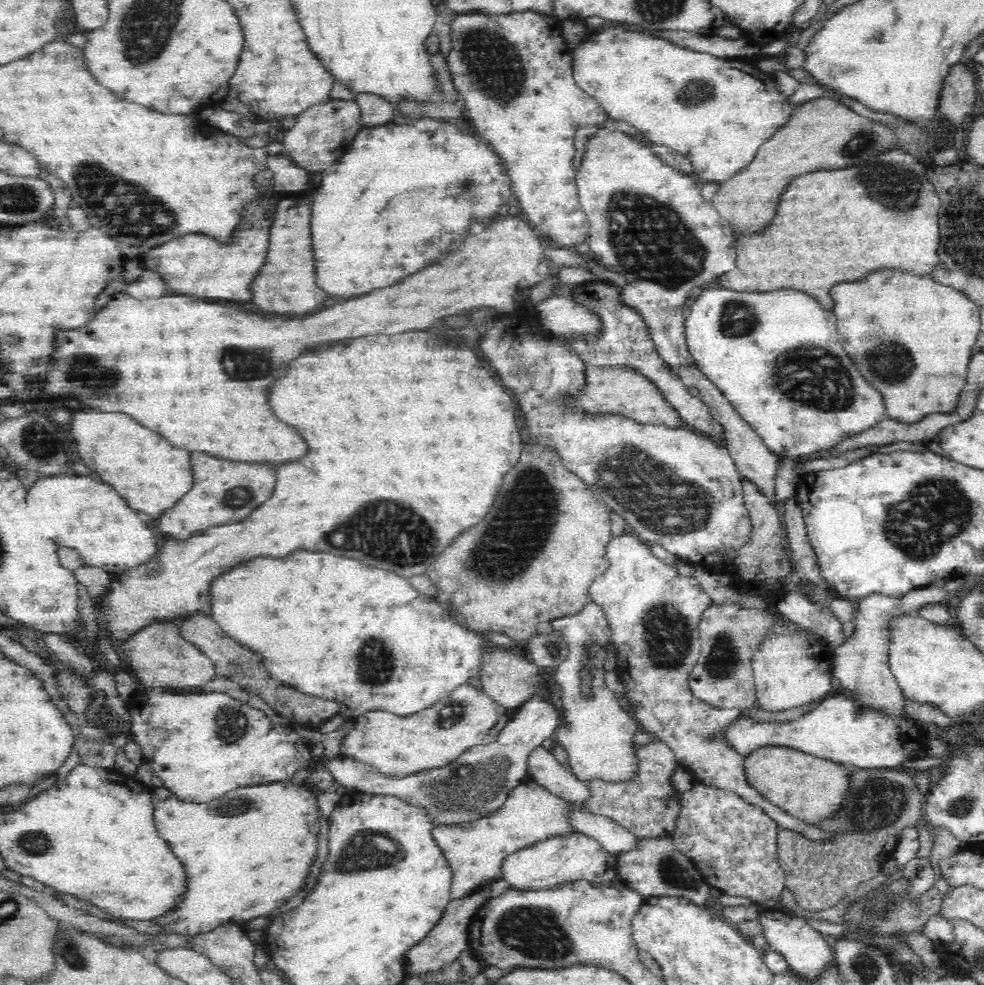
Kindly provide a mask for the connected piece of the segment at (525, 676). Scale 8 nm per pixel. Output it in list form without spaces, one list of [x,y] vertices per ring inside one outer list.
[[[488,646],[482,654],[482,661],[482,690],[498,706],[514,711],[538,694],[541,672],[528,660],[517,658],[502,648]]]

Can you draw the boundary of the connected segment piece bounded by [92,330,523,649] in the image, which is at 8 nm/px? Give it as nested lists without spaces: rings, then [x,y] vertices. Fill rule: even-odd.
[[[402,332],[394,336],[374,336],[374,338],[358,338],[358,342],[344,342],[336,344],[328,350],[322,350],[320,354],[304,354],[302,358],[292,362],[292,368],[288,374],[274,384],[270,404],[280,420],[290,424],[298,434],[304,436],[304,440],[310,446],[310,454],[302,458],[300,462],[286,462],[278,468],[278,480],[276,488],[266,502],[257,506],[245,519],[222,526],[212,526],[208,530],[195,532],[192,538],[172,539],[162,542],[156,550],[156,554],[138,566],[130,567],[121,573],[113,574],[110,577],[109,585],[105,593],[92,599],[92,608],[96,616],[99,632],[107,637],[109,645],[116,648],[126,640],[130,640],[142,628],[160,624],[160,622],[180,623],[190,617],[190,614],[202,613],[208,617],[212,616],[212,585],[216,578],[230,572],[242,562],[256,560],[256,558],[282,558],[294,550],[310,550],[310,552],[330,552],[336,556],[346,558],[358,558],[374,568],[396,572],[404,578],[425,574],[430,564],[446,550],[464,530],[472,528],[474,524],[482,522],[486,514],[490,512],[502,484],[504,476],[516,467],[522,454],[522,438],[516,424],[516,405],[510,398],[510,394],[494,380],[492,372],[478,360],[474,350],[466,348],[452,348],[442,338],[428,334],[428,332]],[[338,532],[342,536],[342,546],[330,546],[328,536]]]

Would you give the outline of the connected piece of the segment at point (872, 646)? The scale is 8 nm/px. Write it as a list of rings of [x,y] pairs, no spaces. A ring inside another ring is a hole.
[[[960,576],[956,580],[946,581],[942,586],[930,584],[910,590],[909,593],[902,595],[902,598],[870,593],[858,600],[852,636],[840,646],[831,649],[830,662],[832,676],[838,678],[840,686],[852,694],[856,705],[862,707],[864,711],[870,709],[886,718],[905,717],[907,698],[898,687],[889,667],[887,622],[893,616],[916,616],[924,605],[944,603],[950,594],[963,584],[964,577]]]

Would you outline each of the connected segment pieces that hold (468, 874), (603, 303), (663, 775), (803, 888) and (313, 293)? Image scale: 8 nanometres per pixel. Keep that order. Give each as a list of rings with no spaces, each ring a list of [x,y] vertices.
[[[527,780],[513,788],[501,810],[489,818],[464,822],[461,825],[435,825],[431,835],[451,872],[451,900],[464,898],[479,886],[500,880],[502,861],[515,850],[550,835],[574,831],[566,819],[569,804],[568,800],[550,793],[532,780]]]
[[[604,280],[586,282],[586,284],[574,289],[573,292],[576,299],[593,307],[604,321],[602,336],[596,344],[586,344],[582,340],[566,340],[570,347],[576,349],[576,353],[582,361],[587,365],[594,364],[596,366],[630,365],[658,385],[666,400],[678,411],[680,417],[688,422],[691,429],[698,430],[699,433],[708,436],[722,436],[722,434],[725,434],[724,427],[716,421],[706,403],[698,395],[690,394],[688,387],[659,357],[654,343],[651,341],[648,327],[635,310],[622,304],[619,297],[620,292],[617,292]]]
[[[648,736],[643,740],[644,746],[641,745],[640,740],[638,750],[640,757],[638,778],[618,784],[603,780],[586,782],[592,791],[592,796],[590,800],[578,805],[594,815],[607,817],[622,825],[638,839],[671,838],[674,836],[676,821],[682,809],[682,793],[672,784],[672,774],[680,764],[672,750],[654,736]]]
[[[886,767],[872,770],[852,768],[854,792],[850,792],[850,802],[830,821],[820,822],[822,829],[836,831],[836,840],[830,842],[814,842],[796,834],[791,830],[779,829],[776,837],[776,854],[778,864],[785,872],[786,889],[789,889],[802,908],[810,911],[821,911],[834,906],[850,889],[857,884],[869,881],[881,872],[882,865],[890,858],[902,830],[908,826],[915,827],[923,821],[923,805],[925,797],[919,793],[914,778],[910,774],[886,770]]]
[[[290,195],[278,205],[274,218],[270,226],[266,262],[250,284],[252,302],[260,310],[272,314],[312,312],[324,300],[324,294],[314,284],[314,253],[310,250],[310,198],[293,198]]]

